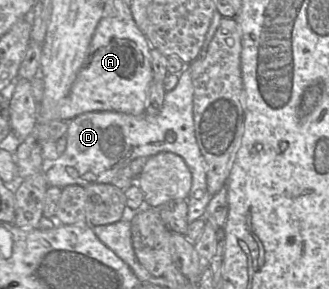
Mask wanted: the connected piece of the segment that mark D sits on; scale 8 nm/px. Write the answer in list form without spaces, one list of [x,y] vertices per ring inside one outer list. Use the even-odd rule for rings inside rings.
[[[190,66],[179,73],[177,86],[166,92],[162,109],[156,116],[133,116],[118,112],[86,112],[68,122],[67,148],[56,165],[45,172],[49,186],[110,184],[117,173],[137,158],[150,158],[160,152],[179,155],[192,174],[187,198],[188,223],[204,218],[211,195],[207,189],[206,161],[195,136],[193,82]]]

